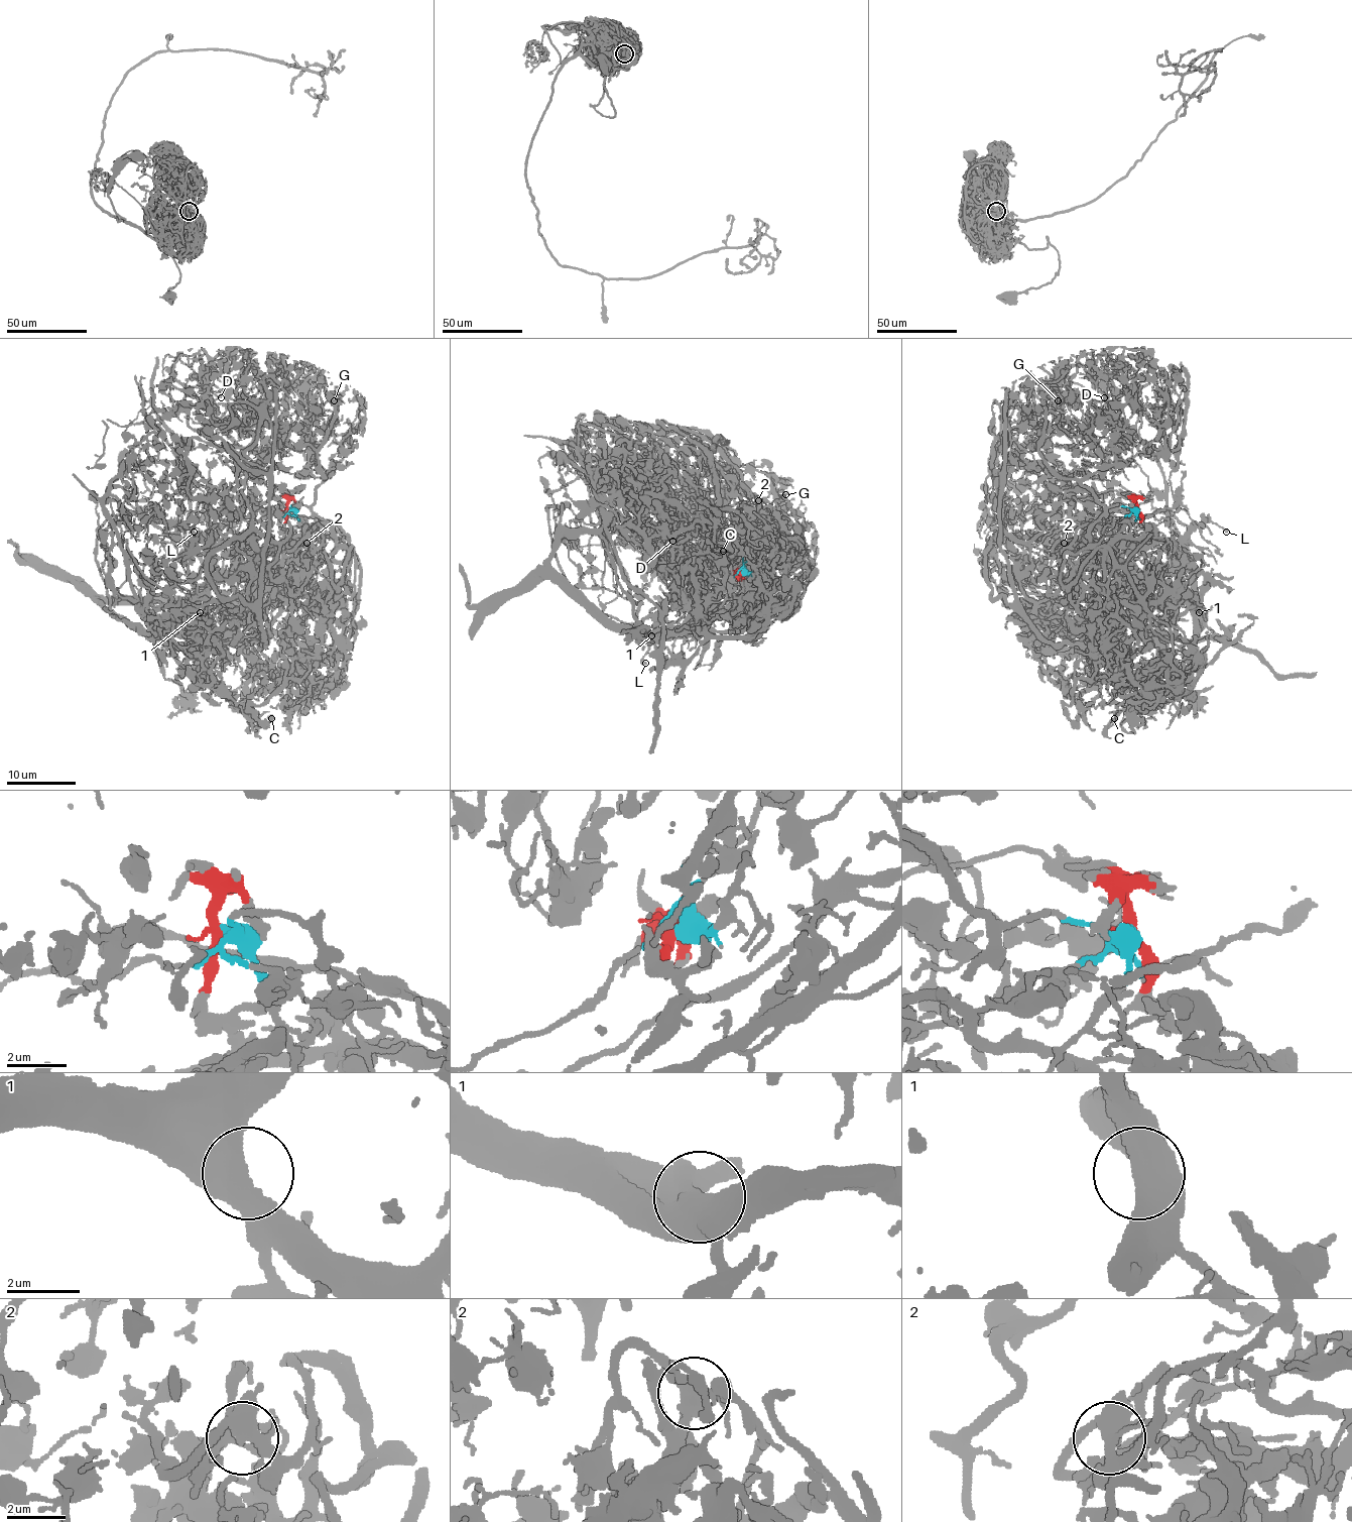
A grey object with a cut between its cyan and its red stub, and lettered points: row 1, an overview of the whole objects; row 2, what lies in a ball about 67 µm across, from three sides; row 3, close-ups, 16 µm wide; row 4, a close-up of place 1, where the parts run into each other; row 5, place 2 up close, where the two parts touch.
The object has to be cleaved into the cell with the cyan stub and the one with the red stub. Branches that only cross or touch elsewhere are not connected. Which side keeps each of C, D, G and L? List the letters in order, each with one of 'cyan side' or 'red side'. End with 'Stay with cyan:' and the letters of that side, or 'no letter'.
C: red side
D: cyan side
G: cyan side
L: red side
Stay with cyan: D, G

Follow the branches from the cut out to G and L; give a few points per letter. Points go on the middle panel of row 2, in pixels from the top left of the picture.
G: (741, 573), (742, 560), (758, 548), (775, 512), (772, 475), (785, 482), (782, 492), (785, 494)
L: (741, 573), (737, 577), (742, 589), (727, 604), (658, 638), (642, 658), (646, 663)

